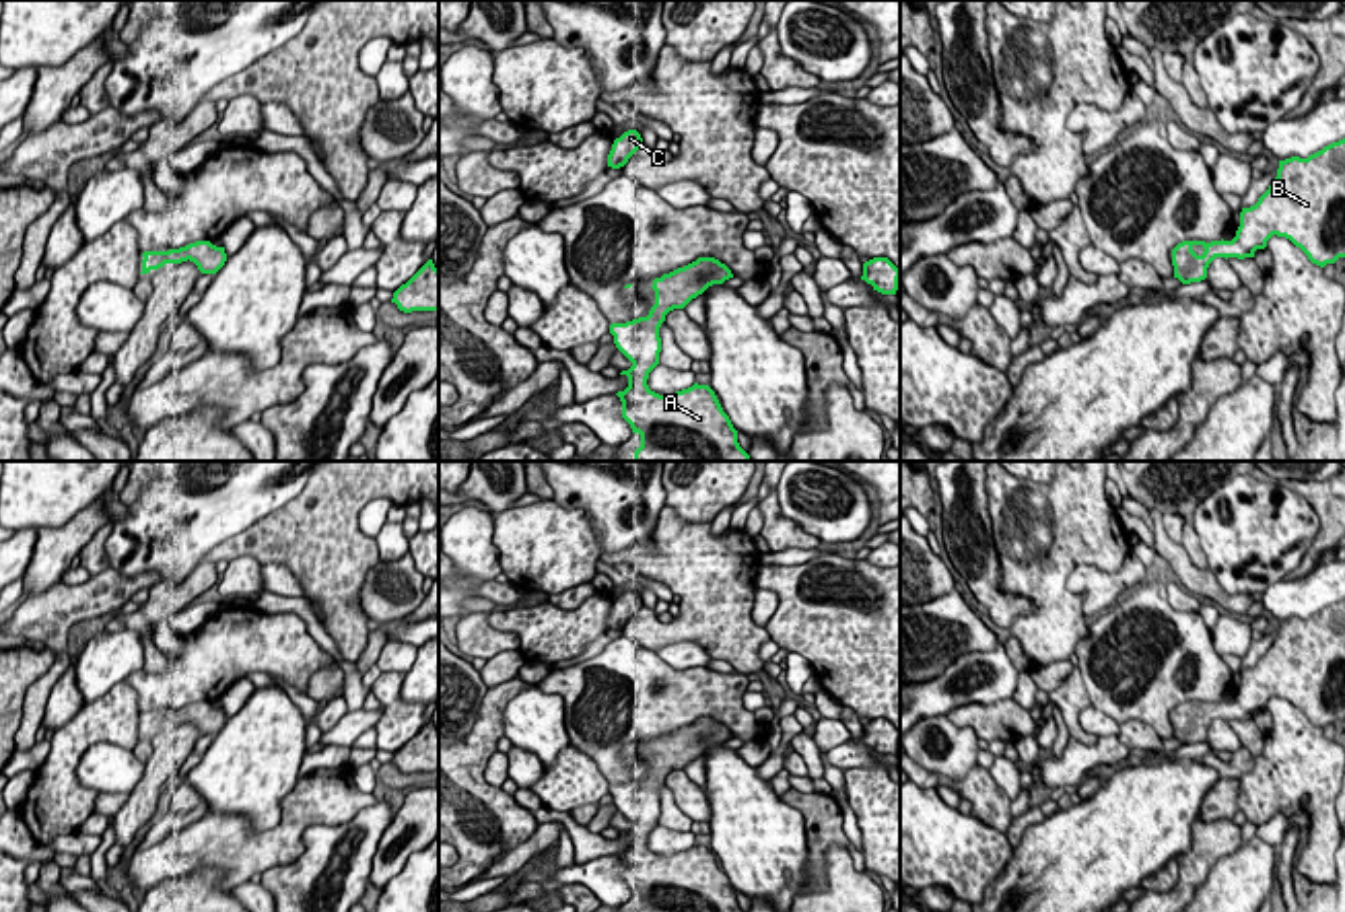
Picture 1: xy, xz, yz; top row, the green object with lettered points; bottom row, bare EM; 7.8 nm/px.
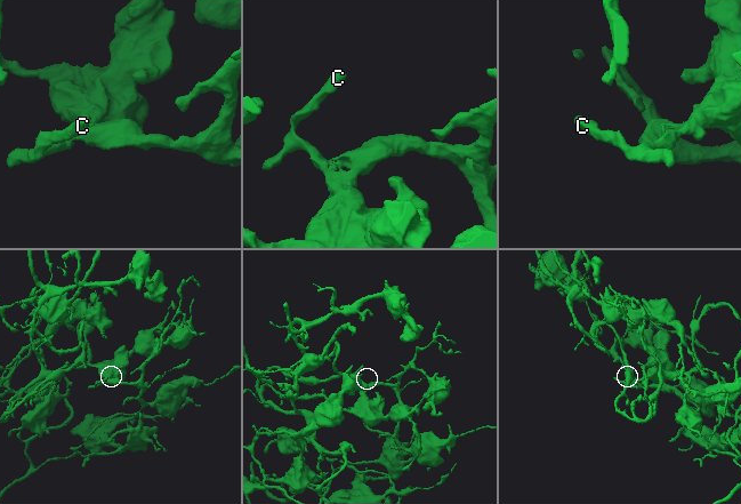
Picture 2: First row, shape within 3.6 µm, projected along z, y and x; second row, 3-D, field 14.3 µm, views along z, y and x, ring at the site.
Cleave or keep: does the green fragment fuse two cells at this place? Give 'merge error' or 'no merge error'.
no merge error

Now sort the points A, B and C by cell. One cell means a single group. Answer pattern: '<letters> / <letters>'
A B C

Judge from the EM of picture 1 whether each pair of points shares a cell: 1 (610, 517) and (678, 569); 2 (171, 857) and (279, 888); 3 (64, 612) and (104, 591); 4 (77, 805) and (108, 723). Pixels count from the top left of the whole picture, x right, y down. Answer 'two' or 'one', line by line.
1: two
2: two
3: one
4: one

